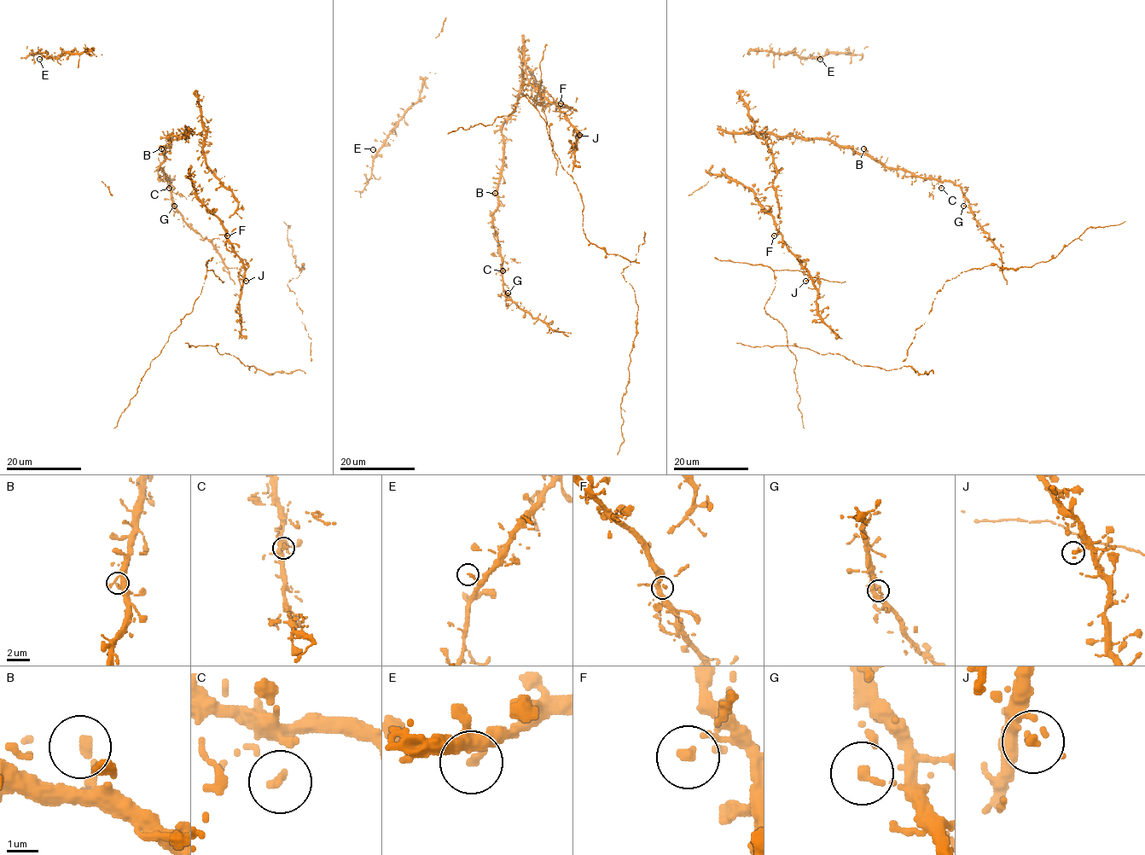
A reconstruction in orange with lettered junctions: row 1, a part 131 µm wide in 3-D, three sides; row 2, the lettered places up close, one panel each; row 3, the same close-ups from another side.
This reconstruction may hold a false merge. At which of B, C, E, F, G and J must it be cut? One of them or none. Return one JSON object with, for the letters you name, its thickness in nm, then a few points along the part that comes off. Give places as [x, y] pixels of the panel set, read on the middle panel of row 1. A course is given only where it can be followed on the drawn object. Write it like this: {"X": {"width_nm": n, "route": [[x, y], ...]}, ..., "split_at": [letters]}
{"split_at": []}

